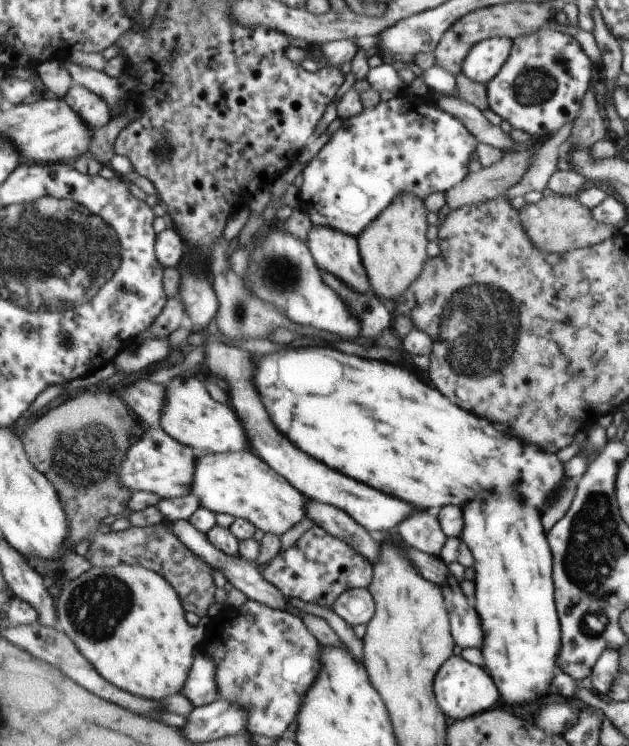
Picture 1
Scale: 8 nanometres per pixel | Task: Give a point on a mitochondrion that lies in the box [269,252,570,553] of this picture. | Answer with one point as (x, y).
(478, 324)

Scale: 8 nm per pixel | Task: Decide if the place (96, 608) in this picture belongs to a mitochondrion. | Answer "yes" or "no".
yes

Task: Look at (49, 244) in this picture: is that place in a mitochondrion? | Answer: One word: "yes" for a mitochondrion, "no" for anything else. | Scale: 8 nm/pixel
yes

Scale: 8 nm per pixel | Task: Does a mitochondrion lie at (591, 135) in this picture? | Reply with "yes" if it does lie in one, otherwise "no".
no

